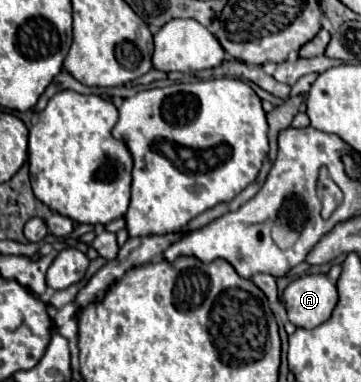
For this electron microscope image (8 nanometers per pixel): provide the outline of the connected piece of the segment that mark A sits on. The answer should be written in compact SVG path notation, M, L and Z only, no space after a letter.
M326 275L298 277L284 289L284 307L296 327L318 327L332 315L336 303L336 285Z

